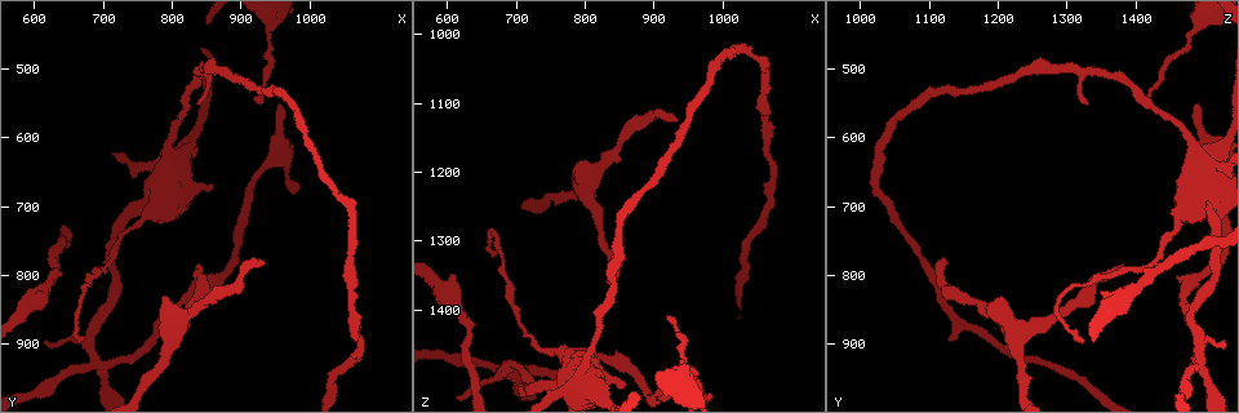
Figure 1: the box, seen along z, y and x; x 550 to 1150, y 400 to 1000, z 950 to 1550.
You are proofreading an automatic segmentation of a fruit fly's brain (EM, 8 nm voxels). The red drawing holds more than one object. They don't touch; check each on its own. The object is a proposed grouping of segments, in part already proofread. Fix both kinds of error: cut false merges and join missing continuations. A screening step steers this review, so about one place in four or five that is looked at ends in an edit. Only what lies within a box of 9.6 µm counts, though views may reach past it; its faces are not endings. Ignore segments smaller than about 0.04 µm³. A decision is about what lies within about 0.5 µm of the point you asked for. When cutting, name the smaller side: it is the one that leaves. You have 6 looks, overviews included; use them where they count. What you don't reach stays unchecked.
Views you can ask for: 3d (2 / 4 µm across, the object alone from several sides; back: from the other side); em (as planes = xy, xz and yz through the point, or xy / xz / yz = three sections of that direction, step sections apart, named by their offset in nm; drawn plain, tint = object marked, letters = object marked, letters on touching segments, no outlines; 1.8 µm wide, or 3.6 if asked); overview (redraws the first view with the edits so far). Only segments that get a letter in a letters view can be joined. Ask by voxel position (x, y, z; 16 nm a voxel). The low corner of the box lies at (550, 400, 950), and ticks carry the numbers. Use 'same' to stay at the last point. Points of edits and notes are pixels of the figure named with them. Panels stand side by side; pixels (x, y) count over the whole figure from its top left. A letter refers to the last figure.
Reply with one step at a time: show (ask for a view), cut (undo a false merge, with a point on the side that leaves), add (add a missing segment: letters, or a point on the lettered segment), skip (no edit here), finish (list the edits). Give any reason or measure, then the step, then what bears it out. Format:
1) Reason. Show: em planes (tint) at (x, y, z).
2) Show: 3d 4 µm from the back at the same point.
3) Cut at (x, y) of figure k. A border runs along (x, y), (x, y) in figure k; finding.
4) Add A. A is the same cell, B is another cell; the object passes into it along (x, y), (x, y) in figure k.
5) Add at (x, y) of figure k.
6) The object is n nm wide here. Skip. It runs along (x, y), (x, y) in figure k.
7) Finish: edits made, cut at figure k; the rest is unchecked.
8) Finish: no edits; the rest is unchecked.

Sharp bend. Show: em planes (letters) at (690, 930, 1495).

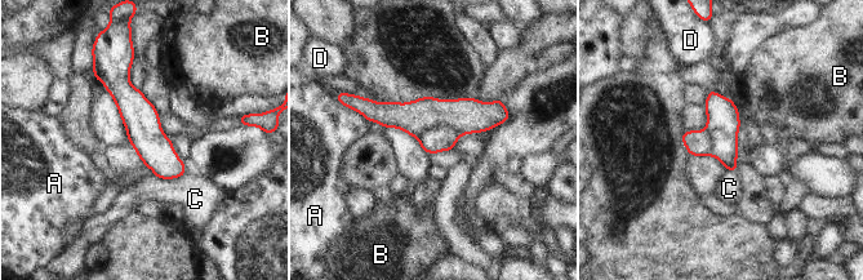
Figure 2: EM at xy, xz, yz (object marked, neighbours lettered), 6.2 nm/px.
The object is 220 nm wide here. Cut at (465, 115) of figure 2. A, B, C and D are other cells; the part that leaves runs along (363, 109), (383, 114), (506, 114) in figure 2; two neurons meet here.

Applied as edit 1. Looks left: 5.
See it whole again. Show: overview.

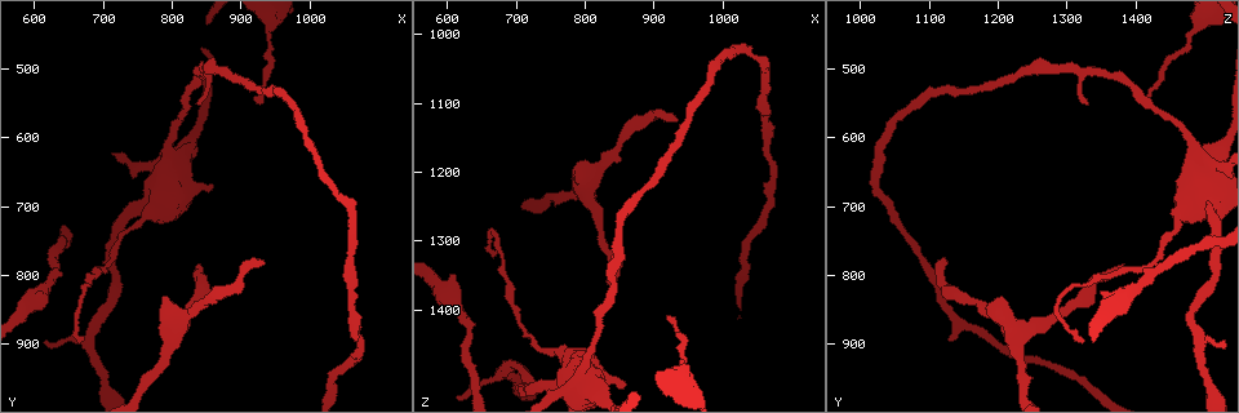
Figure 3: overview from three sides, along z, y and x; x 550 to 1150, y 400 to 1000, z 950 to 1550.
Long arm stops here. Show: em xz step 4 (letters) at (840, 785, 1385).

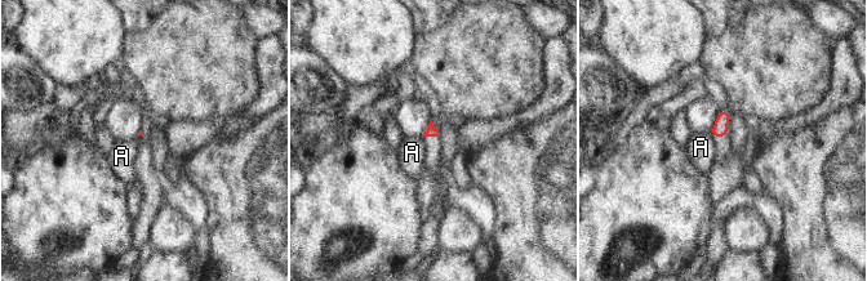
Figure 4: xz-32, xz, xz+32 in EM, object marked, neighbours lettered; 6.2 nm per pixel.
Show: em planes (letters) at the same point.

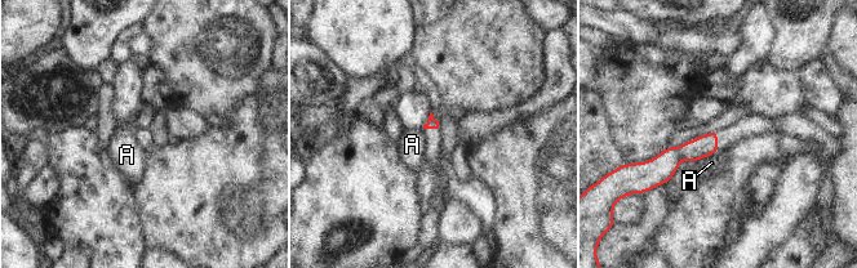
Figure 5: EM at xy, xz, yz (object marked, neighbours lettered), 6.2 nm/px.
Skip. A is another cell; none of them fits.

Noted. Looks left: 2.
An open end. Show: em planes (letters) at (935, 780, 1125).

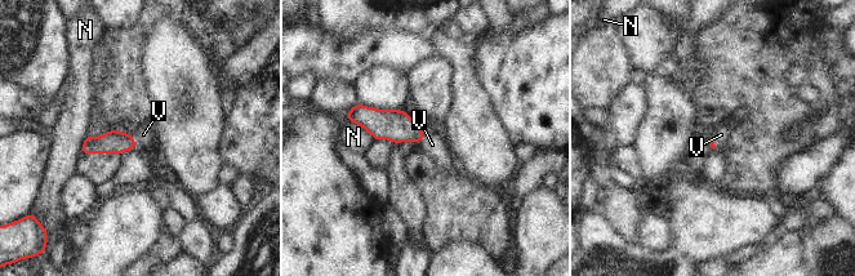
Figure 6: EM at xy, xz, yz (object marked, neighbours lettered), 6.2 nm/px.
Add V. V is the same cell, N is another cell; the object passes into it along (115, 142), (134, 141), (143, 134) in figure 6; the neuron continues.

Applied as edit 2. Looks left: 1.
Finish: edits made, cut at figure 2, add at figure 6; the rest is unchecked.

